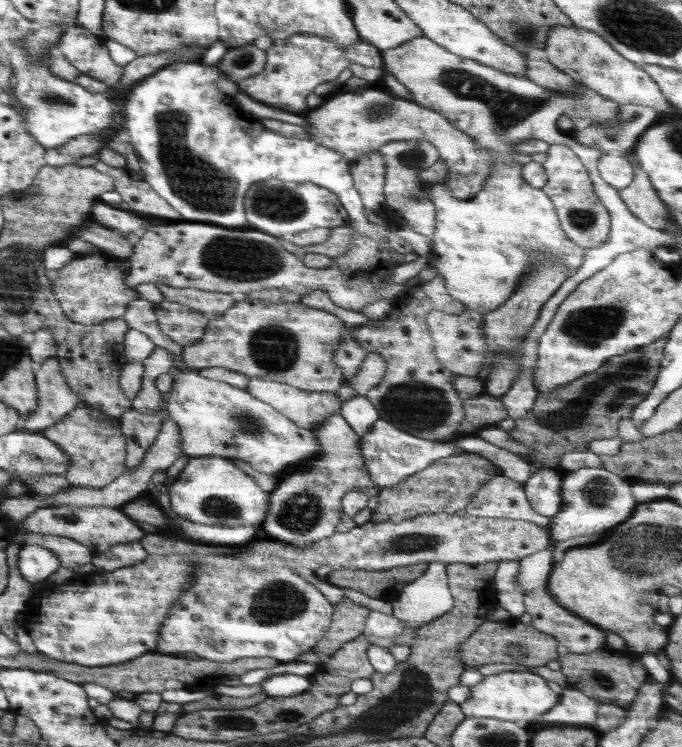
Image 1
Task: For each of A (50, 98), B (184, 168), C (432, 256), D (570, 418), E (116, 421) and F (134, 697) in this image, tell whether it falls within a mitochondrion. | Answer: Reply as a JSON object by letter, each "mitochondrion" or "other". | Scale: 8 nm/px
{"A":"mitochondrion","B":"mitochondrion","C":"other","D":"mitochondrion","E":"other","F":"other"}

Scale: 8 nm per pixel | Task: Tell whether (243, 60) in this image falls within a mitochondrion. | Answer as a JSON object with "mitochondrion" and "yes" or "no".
{"mitochondrion":"yes"}

